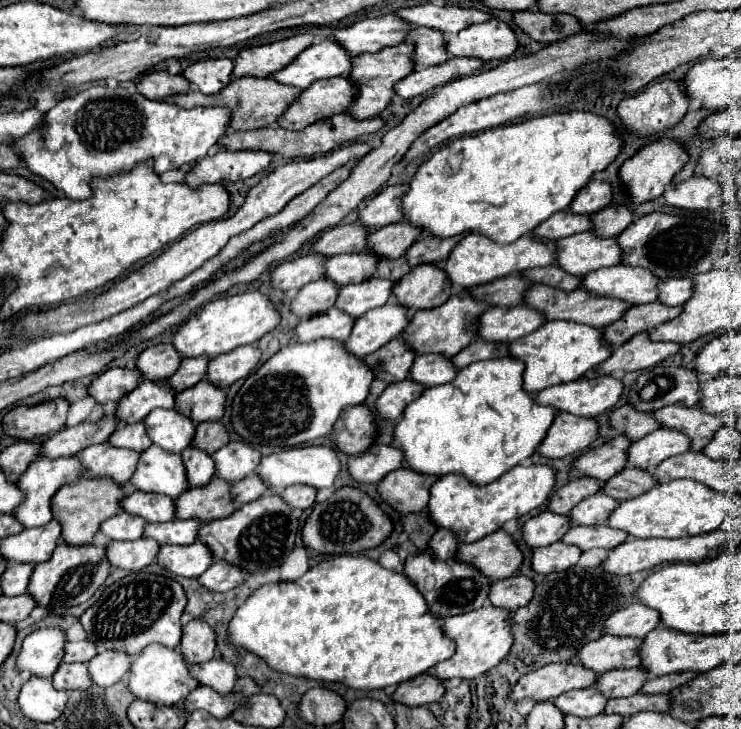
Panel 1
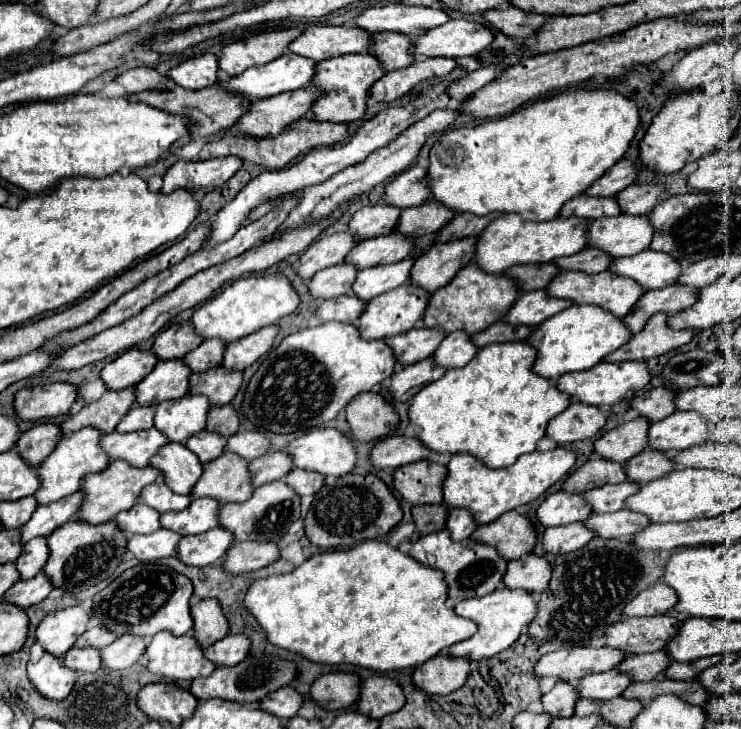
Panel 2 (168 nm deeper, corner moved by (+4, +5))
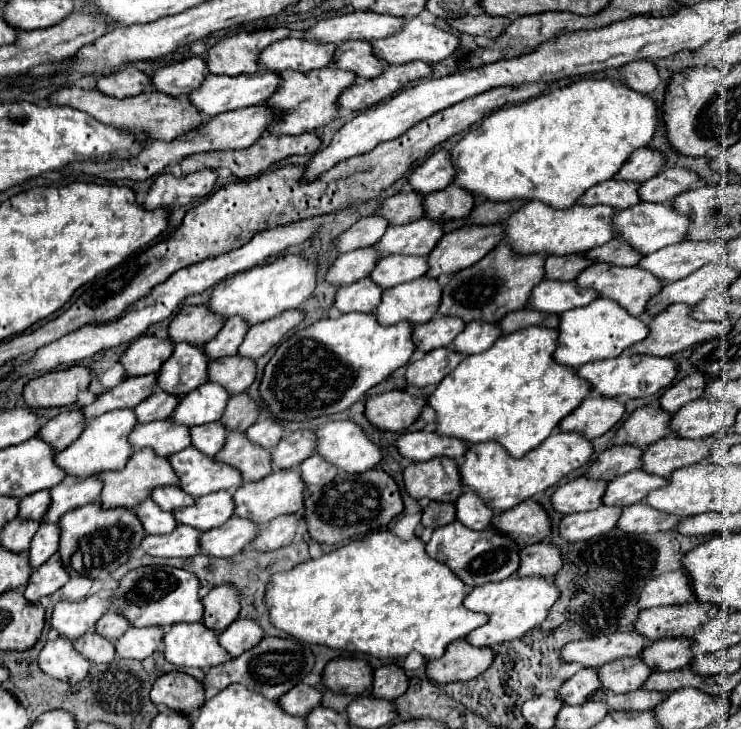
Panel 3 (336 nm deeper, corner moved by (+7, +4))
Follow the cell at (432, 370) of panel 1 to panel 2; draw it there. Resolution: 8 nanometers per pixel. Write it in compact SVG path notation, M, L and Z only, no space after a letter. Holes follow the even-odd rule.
M452 332L434 350L432 360L434 360L436 366L442 366L446 370L452 370L452 368L462 368L468 360L472 360L472 356L476 352L478 350L476 350L476 346L472 346L468 334Z

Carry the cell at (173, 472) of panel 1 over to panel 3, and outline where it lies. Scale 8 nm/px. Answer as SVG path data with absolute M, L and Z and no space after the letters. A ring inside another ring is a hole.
M187 447L185 451L175 453L171 457L171 465L181 479L179 487L193 497L201 497L205 493L215 493L221 489L235 491L243 483L243 477L235 467L217 461L215 457L203 455L195 447Z

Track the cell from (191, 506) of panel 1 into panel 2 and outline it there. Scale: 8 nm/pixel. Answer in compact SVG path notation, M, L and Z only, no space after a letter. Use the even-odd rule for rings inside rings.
M224 452L220 458L204 464L204 474L192 488L192 498L214 498L220 504L228 504L246 502L252 492L248 462Z

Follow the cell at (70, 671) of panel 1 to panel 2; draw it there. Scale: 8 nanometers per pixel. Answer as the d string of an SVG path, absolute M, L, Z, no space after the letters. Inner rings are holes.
M72 648L64 654L64 664L78 672L96 672L100 668L100 650L96 648Z

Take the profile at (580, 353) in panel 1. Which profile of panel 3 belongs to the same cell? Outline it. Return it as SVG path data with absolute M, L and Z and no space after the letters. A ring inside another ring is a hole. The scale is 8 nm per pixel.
M597 297L589 305L565 311L561 315L559 341L557 341L557 351L555 351L553 357L557 357L557 363L579 369L581 365L585 365L589 361L619 357L625 349L643 341L647 335L649 335L649 325L647 323L629 315L613 299Z

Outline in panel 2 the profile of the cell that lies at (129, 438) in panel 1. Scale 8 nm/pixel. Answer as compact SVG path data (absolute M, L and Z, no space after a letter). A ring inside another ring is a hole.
M138 406L128 410L128 414L116 426L116 432L126 434L136 430L148 430L148 428L152 428L152 406Z

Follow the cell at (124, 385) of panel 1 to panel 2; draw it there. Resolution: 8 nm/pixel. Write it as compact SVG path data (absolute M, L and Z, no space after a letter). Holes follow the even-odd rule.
M126 350L124 354L120 354L118 358L114 358L112 362L108 362L102 372L100 378L104 380L108 390L124 390L136 382L140 382L146 374L152 372L152 368L156 366L158 358L150 352L142 352L142 350Z

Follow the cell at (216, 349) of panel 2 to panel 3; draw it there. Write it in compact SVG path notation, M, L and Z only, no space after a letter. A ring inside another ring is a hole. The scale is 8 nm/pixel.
M231 317L227 319L227 323L223 325L223 329L217 333L215 339L211 339L209 343L205 343L205 353L211 357L211 359L217 359L217 357L225 357L225 355L235 355L243 337L247 335L249 331L249 323L241 317Z

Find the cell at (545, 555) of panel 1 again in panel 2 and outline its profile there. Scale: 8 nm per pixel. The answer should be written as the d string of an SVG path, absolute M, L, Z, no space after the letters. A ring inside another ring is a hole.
M574 522L568 526L556 526L548 528L542 538L542 546L548 554L568 554L574 550L580 550L592 540L592 532L582 522Z

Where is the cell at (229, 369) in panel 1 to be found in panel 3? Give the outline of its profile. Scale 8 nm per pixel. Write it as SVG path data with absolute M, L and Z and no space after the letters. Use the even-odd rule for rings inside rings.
M293 309L293 311L285 311L277 315L277 319L269 319L269 323L253 325L239 347L239 355L259 359L273 345L277 345L285 337L287 331L297 327L303 321L303 317L305 313L301 309Z

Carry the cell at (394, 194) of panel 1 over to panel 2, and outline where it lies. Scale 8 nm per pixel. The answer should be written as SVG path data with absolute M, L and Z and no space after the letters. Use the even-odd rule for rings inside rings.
M414 166L394 176L386 184L382 202L404 210L404 208L420 206L422 202L426 202L426 198L428 198L428 190L424 190L424 168Z

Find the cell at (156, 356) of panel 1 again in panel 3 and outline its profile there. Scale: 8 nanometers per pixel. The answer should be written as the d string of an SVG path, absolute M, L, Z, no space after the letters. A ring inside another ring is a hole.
M183 305L181 311L175 315L175 319L169 325L169 337L173 343L193 343L193 345L205 345L211 341L225 325L225 319L217 313L213 313L207 305Z

